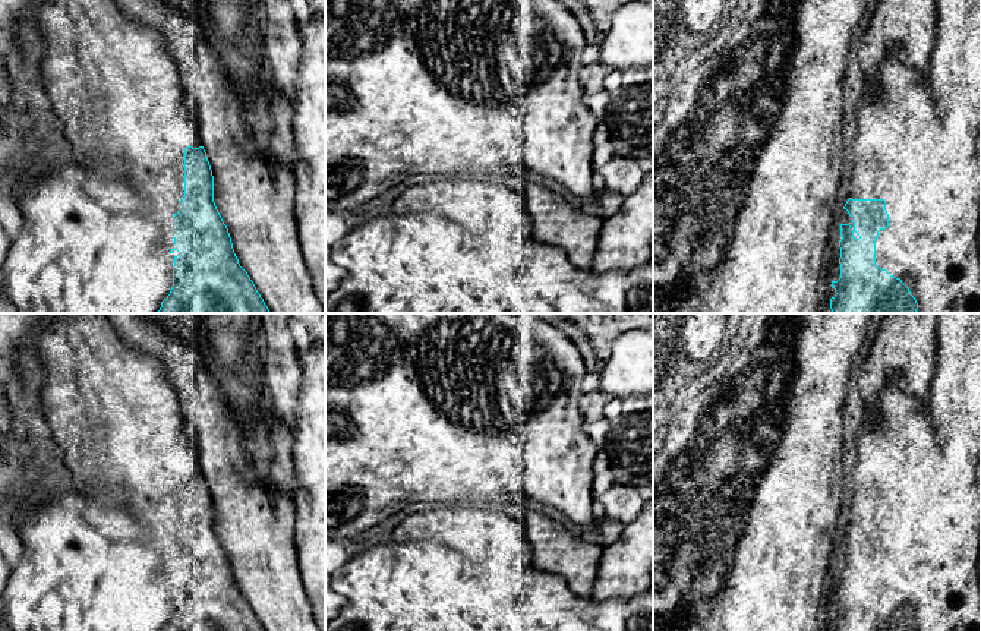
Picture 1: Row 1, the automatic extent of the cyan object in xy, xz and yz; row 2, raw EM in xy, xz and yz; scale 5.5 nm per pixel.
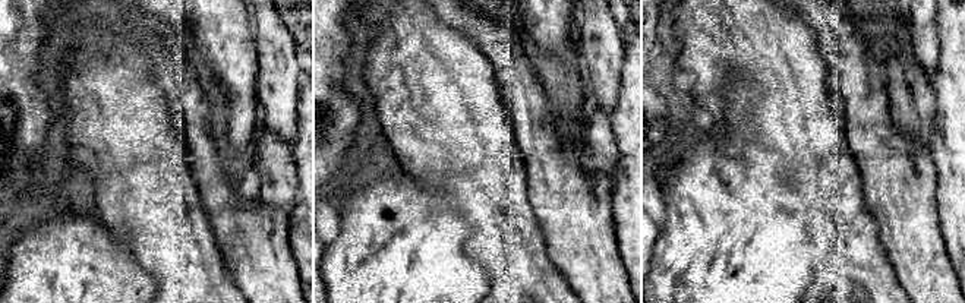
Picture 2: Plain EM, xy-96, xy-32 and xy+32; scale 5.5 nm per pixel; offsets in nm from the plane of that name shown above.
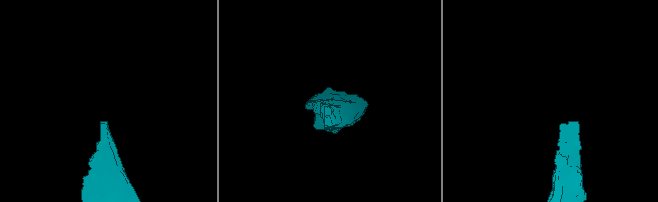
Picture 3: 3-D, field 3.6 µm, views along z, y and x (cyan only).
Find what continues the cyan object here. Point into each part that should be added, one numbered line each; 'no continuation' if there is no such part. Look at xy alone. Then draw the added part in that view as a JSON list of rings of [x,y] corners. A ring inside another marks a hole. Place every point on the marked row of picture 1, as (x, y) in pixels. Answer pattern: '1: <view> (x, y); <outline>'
1: xy (107, 78); [[[48,0],[34,18],[45,38],[41,63],[47,94],[56,116],[64,122],[64,138],[75,160],[92,170],[104,170],[110,160],[126,164],[123,177],[145,184],[165,170],[184,171],[184,149],[199,148],[199,122],[189,100],[179,91],[177,61],[154,29],[132,22],[114,0]]]

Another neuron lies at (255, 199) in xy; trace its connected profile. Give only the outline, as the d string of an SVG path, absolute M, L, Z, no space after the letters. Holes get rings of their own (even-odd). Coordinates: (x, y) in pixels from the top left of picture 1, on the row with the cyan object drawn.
M114 0L135 23L163 37L177 61L184 91L196 102L201 145L212 176L214 202L228 228L240 266L253 281L271 313L325 313L305 264L294 215L293 170L265 161L246 133L243 101L212 53L206 28L164 0Z

